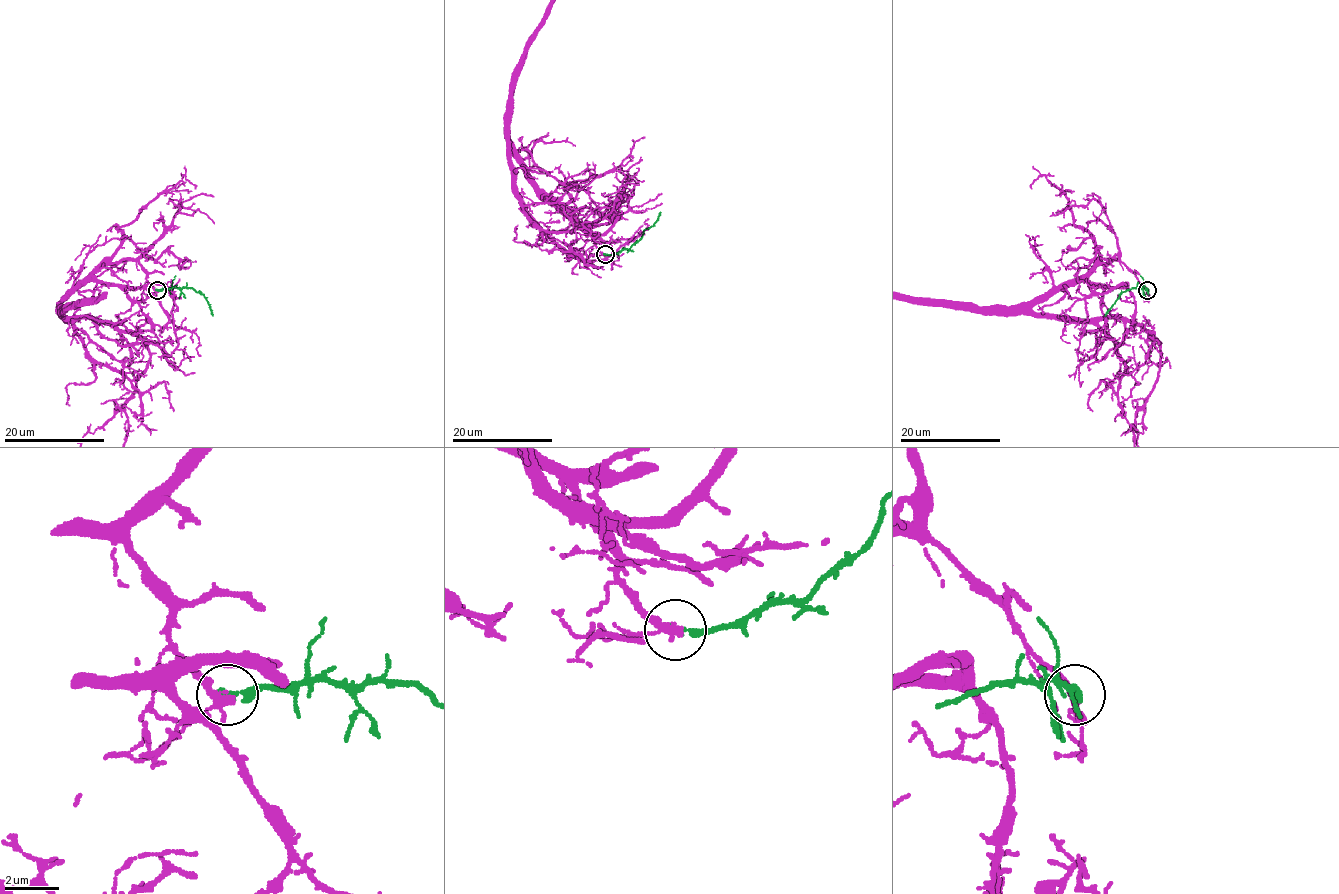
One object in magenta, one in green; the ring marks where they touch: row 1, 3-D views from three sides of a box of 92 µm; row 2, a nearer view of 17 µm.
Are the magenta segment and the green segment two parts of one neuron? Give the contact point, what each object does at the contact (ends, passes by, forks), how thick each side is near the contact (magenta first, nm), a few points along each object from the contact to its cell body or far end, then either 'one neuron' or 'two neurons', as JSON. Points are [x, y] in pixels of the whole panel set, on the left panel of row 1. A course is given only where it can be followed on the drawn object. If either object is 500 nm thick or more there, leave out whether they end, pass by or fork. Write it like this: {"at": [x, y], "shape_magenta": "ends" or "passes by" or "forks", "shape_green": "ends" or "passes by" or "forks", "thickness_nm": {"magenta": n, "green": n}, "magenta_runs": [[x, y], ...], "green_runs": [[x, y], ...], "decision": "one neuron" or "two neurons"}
{"at": [157, 290], "shape_magenta": "passes by", "shape_green": "ends", "thickness_nm": {"magenta": 240, "green": 280}, "green_runs": [[157, 289], [191, 287], [204, 296], [212, 316]], "decision": "one neuron"}

